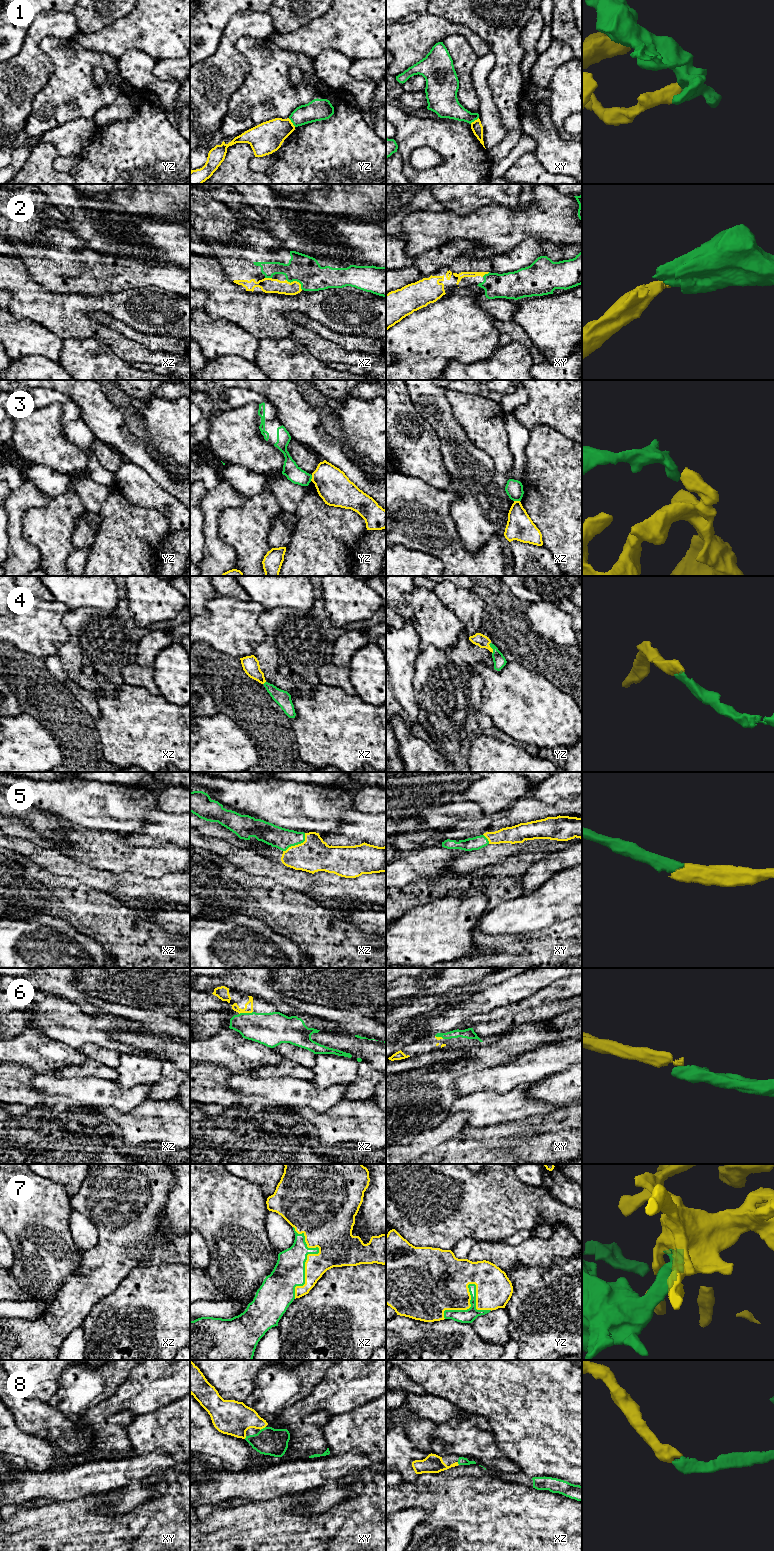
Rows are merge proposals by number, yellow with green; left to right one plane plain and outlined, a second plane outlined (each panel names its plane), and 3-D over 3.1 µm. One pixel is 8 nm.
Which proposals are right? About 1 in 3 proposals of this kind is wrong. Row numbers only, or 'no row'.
1, 2, 4, 5, 6, 7, 8

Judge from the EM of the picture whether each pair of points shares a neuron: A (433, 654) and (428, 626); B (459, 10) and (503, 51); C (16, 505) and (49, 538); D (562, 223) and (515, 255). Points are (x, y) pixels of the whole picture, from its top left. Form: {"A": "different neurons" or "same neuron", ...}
{"A": "different neurons", "B": "same neuron", "C": "different neurons", "D": "different neurons"}

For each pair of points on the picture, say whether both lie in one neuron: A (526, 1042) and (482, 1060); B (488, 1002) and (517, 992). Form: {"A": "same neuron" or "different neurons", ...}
{"A": "same neuron", "B": "same neuron"}

